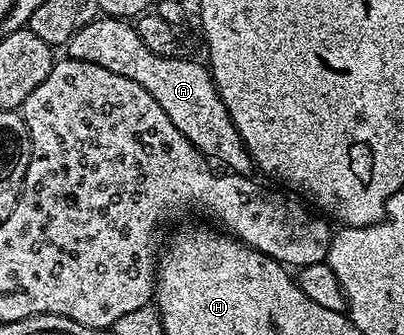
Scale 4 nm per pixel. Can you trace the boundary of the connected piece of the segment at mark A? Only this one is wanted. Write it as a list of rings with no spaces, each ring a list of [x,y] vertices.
[[[106,16],[96,17],[75,33],[67,41],[65,54],[73,60],[85,60],[109,72],[117,72],[117,76],[126,76],[133,80],[133,84],[141,84],[141,88],[145,88],[145,92],[161,104],[165,116],[177,124],[177,132],[193,143],[204,158],[215,164],[220,162],[224,171],[233,174],[252,173],[251,153],[245,146],[245,140],[241,140],[241,132],[237,132],[237,124],[233,124],[229,116],[229,108],[225,108],[217,92],[210,69],[202,61],[190,62],[184,56],[170,54],[157,56],[157,52],[141,41],[130,21]]]

